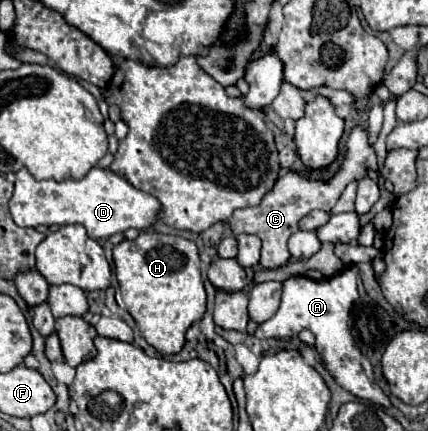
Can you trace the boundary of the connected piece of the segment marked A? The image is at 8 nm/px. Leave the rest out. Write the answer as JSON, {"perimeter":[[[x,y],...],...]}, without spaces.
{"perimeter":[[[355,264],[345,266],[339,274],[325,278],[325,280],[311,280],[305,276],[291,276],[283,282],[283,294],[281,294],[281,306],[277,314],[263,322],[255,336],[257,338],[289,338],[297,336],[301,330],[309,330],[315,334],[315,350],[321,354],[323,366],[331,372],[335,382],[351,392],[357,398],[371,400],[375,404],[381,404],[385,408],[391,406],[389,398],[383,394],[383,390],[375,384],[375,380],[369,376],[369,360],[361,354],[357,348],[357,342],[349,330],[349,310],[353,302],[359,298],[357,292],[357,278],[359,268]]]}

